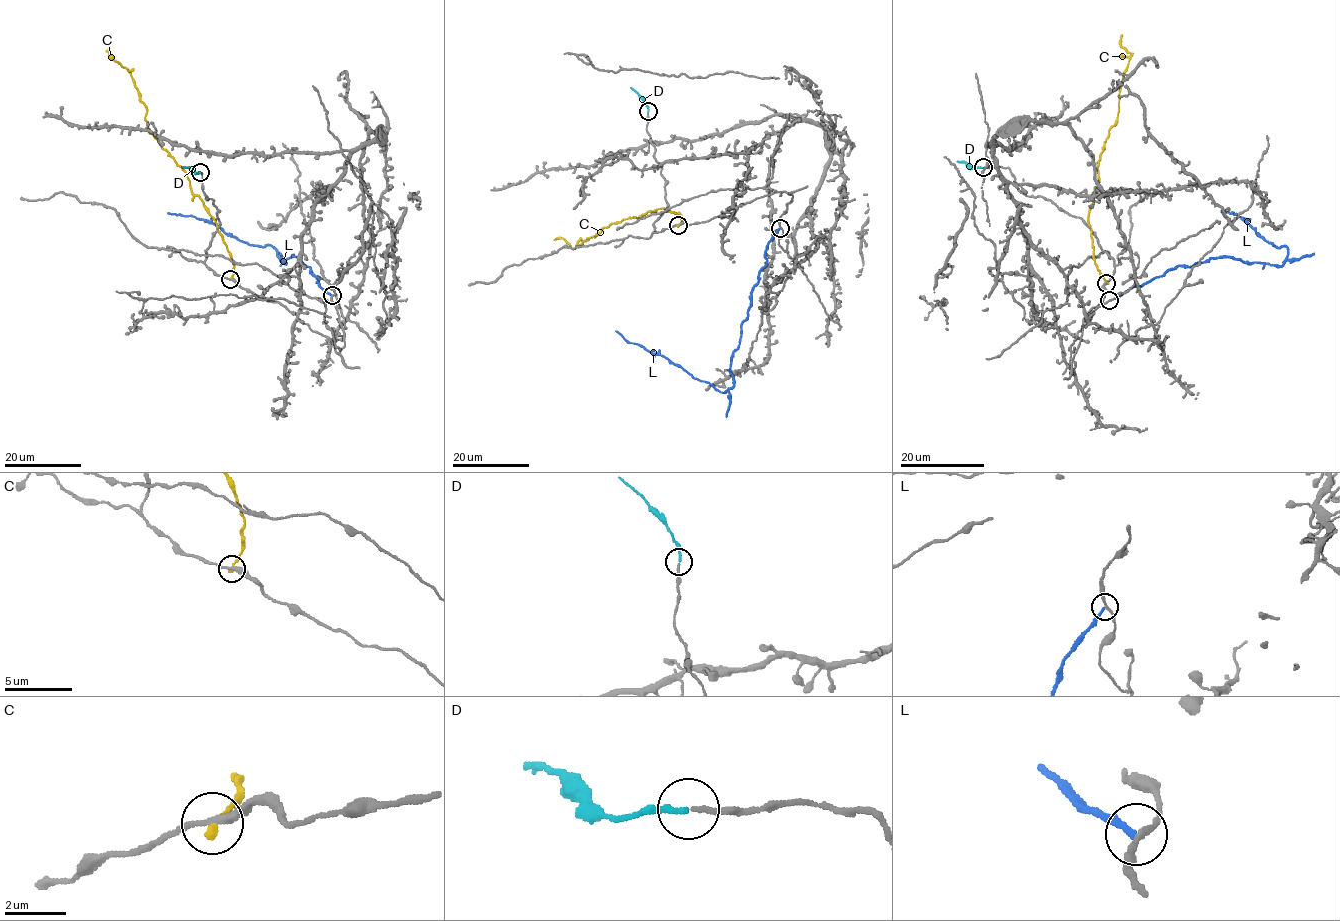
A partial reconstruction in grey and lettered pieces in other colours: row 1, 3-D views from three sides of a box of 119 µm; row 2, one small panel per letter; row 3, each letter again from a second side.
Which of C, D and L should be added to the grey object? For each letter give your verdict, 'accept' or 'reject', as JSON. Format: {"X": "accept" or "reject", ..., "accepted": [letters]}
{"C": "reject", "D": "accept", "L": "reject", "accepted": ["D"]}

